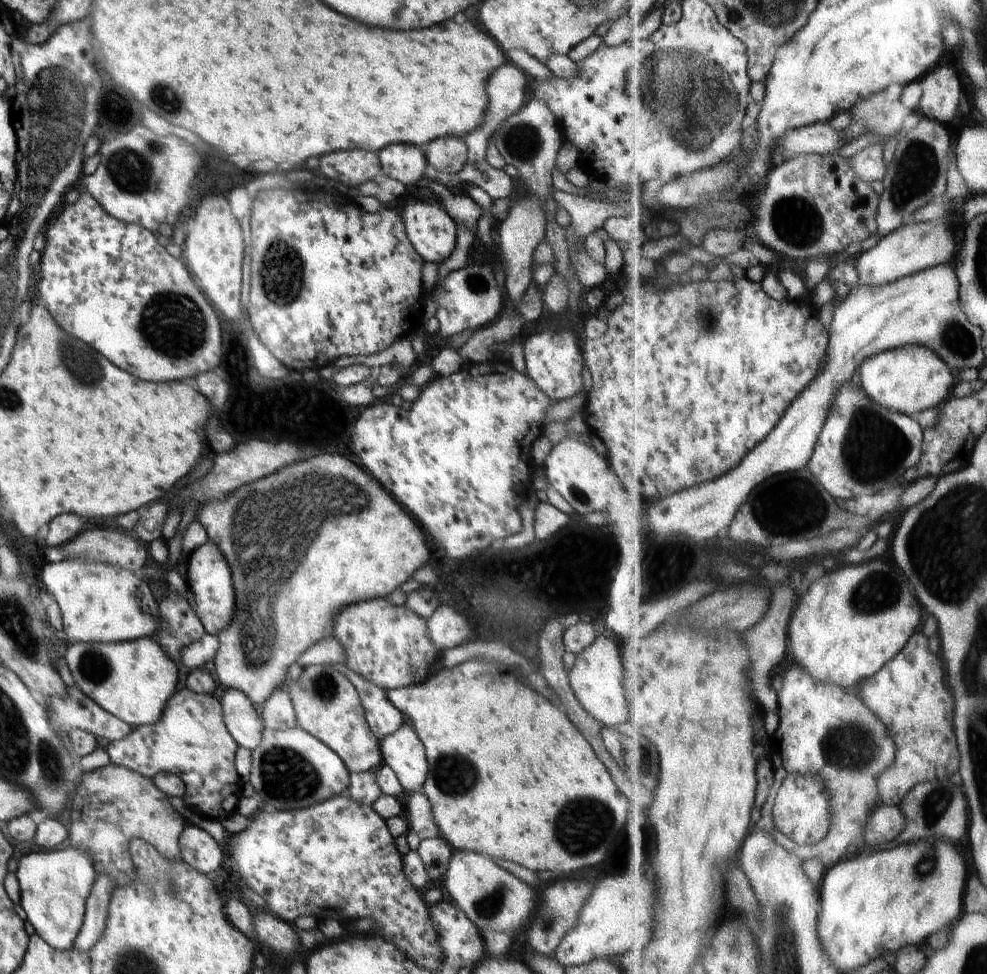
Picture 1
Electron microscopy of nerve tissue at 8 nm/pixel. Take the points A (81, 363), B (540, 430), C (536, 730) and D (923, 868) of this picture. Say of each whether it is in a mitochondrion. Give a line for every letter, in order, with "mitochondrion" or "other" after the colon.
A: mitochondrion
B: other
C: other
D: mitochondrion

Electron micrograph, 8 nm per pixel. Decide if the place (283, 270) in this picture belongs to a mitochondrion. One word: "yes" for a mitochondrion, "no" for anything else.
yes

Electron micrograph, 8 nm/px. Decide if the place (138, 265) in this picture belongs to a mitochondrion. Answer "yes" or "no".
no

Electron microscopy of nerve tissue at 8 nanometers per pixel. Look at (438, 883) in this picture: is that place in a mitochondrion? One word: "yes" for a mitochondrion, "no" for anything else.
no

